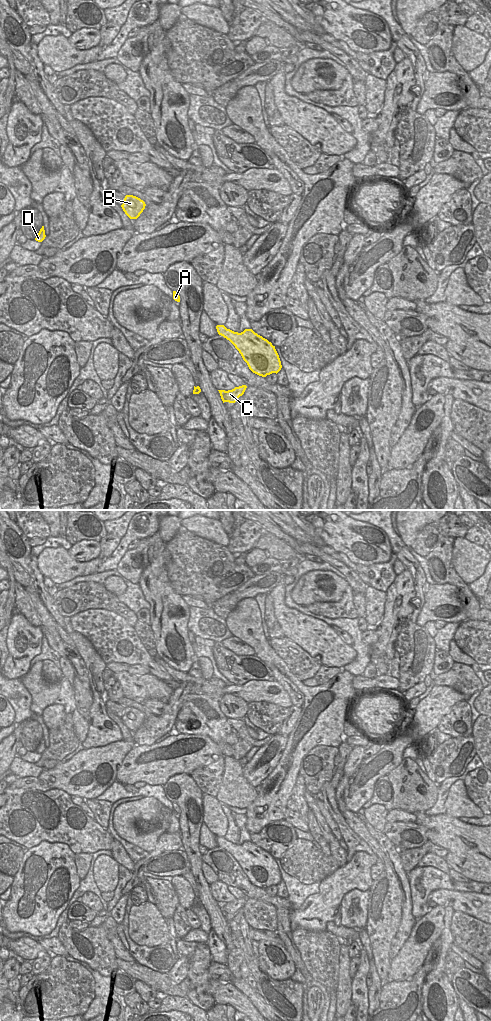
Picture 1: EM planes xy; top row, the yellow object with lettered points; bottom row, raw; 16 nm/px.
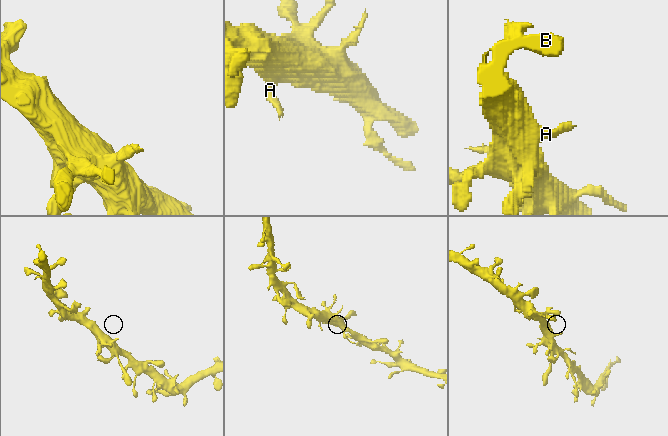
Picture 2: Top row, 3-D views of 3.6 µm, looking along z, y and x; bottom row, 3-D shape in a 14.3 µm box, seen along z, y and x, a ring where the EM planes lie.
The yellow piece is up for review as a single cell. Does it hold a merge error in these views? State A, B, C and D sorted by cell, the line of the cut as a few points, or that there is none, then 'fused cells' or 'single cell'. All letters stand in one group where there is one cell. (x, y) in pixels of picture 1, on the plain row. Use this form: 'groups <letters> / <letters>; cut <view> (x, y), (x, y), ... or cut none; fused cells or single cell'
groups A B C D; cut none; single cell

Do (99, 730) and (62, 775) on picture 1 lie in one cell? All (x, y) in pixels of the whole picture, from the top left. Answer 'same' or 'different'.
different

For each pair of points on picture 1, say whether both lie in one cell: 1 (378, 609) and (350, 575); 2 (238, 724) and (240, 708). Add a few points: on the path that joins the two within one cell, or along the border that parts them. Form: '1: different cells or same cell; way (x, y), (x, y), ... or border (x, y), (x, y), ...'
1: different cells; border (366, 587), (364, 594)
2: different cells; border (227, 717), (242, 719)

